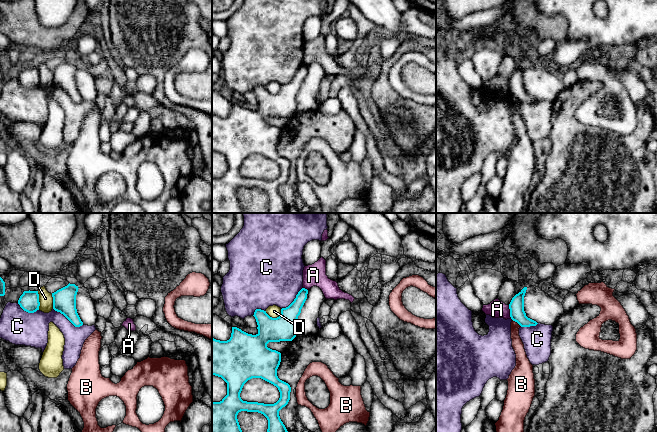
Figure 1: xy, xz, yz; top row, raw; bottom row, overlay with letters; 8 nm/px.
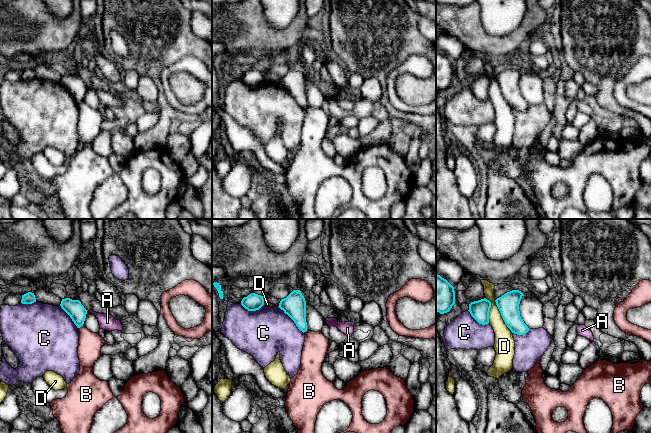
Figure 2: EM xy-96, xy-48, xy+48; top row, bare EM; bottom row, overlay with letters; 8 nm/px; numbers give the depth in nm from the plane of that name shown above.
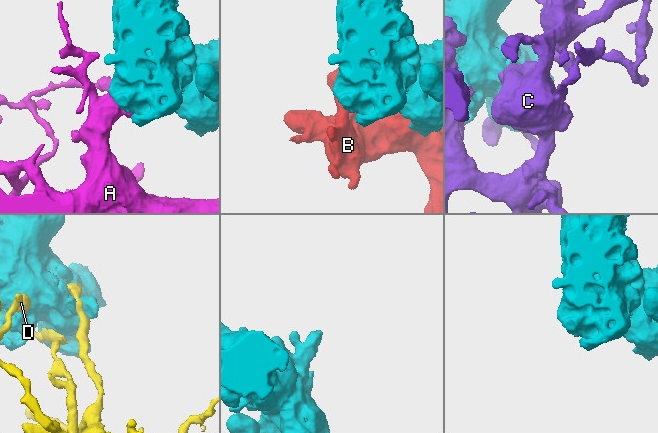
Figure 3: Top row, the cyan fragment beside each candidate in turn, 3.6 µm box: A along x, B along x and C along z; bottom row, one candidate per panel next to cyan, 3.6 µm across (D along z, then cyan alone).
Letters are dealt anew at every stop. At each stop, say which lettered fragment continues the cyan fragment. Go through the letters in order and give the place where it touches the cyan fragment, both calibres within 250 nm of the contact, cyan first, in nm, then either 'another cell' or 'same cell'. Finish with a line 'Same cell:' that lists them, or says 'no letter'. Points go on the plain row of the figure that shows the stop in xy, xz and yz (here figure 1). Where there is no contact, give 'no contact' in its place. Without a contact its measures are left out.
A: yz (510, 88) | 120/140 nm | another cell
B: yz (517, 98) | 120/90 nm | another cell
C: xy (68, 95) | 190/180 nm | another cell
D: xz (275, 94) | 200/100 nm | another cell
Same cell: no letter

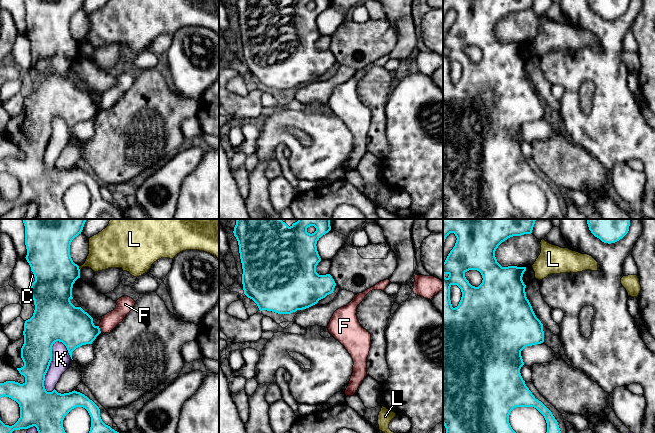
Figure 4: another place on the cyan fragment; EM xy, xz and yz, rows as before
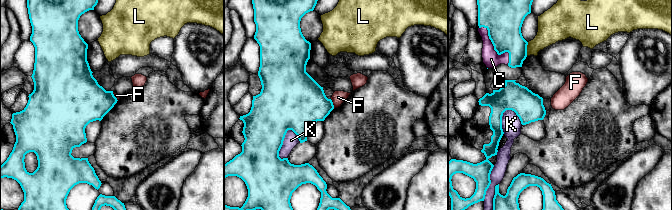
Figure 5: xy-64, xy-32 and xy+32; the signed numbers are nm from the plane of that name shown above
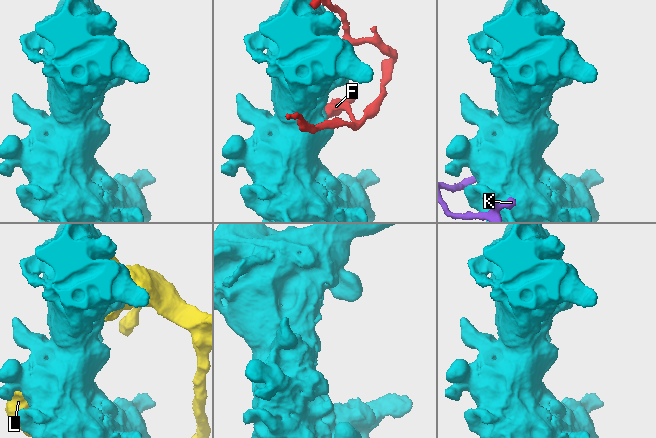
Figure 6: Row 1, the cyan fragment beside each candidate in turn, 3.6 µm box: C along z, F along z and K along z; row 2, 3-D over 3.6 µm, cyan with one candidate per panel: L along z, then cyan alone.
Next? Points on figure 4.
C: xy (34, 52) | 360/30 nm | same cell
F: xy (99, 105) | 320/130 nm | another cell
K: xy (49, 141) | 260/150 nm | another cell
L: xy (78, 44) | 340/260 nm | another cell
Same cell: C

